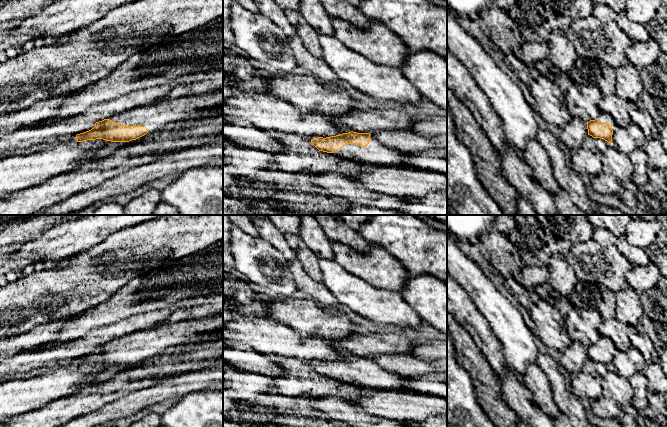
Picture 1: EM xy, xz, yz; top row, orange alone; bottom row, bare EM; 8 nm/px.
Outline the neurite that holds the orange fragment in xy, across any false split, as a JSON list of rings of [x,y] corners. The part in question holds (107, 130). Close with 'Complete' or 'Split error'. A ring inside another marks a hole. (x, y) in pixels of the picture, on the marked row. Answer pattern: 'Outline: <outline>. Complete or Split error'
Outline: [[[223,91],[204,96],[183,97],[158,104],[137,107],[96,122],[89,131],[76,135],[77,142],[103,139],[129,142],[152,133],[177,120],[192,118],[201,112],[223,106]]]. Split error

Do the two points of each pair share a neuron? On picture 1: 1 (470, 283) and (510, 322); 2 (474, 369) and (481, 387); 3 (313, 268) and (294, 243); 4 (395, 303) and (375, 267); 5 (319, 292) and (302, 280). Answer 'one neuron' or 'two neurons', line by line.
1: one neuron
2: one neuron
3: one neuron
4: two neurons
5: one neuron

